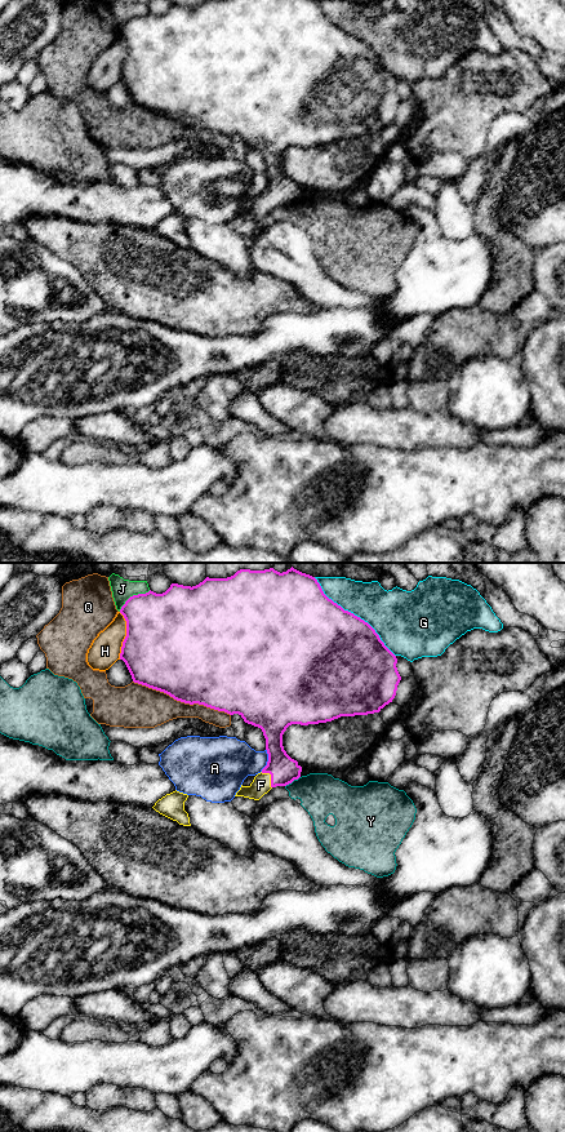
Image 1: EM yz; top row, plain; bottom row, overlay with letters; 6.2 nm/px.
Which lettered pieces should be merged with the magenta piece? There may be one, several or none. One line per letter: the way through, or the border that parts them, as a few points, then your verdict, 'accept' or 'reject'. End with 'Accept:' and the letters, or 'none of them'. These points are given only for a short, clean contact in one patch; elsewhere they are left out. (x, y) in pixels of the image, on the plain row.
A: reject
F: runs through yz (284, 191), (271, 199), (261, 207); accept
G: reject
H: reject
J: reject
Q: reject
Y: reject
Accept: F

